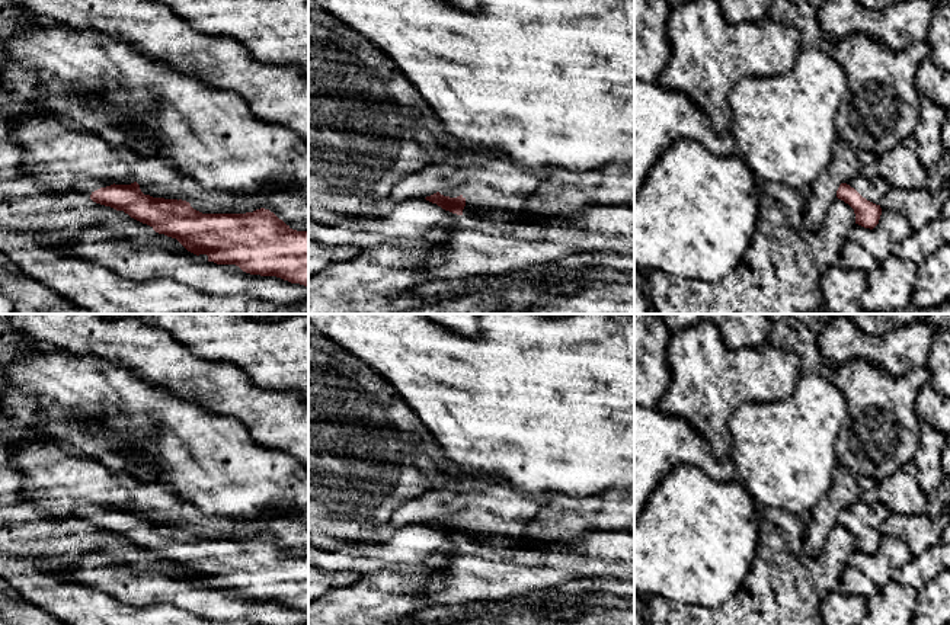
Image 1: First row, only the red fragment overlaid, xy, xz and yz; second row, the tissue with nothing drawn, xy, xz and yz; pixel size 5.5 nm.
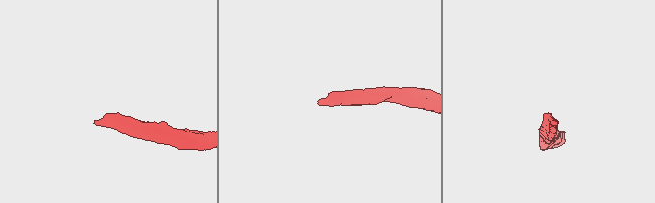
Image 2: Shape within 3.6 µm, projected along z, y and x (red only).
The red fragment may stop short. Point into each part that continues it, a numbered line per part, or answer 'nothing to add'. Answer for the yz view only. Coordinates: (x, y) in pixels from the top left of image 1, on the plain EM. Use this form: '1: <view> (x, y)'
1: yz (873, 515)

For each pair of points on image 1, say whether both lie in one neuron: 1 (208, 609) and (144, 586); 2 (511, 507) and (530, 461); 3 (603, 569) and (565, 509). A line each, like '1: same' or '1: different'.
1: same
2: different
3: different

